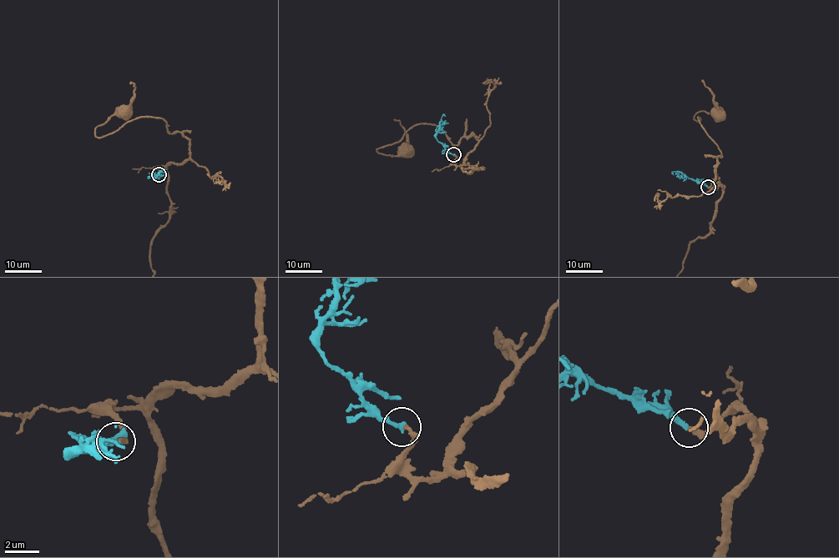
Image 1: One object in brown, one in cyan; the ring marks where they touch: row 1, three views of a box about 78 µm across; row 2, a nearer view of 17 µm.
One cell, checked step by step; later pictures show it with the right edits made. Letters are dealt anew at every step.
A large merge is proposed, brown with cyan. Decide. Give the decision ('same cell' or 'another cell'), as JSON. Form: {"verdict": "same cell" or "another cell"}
{"verdict": "same cell"}

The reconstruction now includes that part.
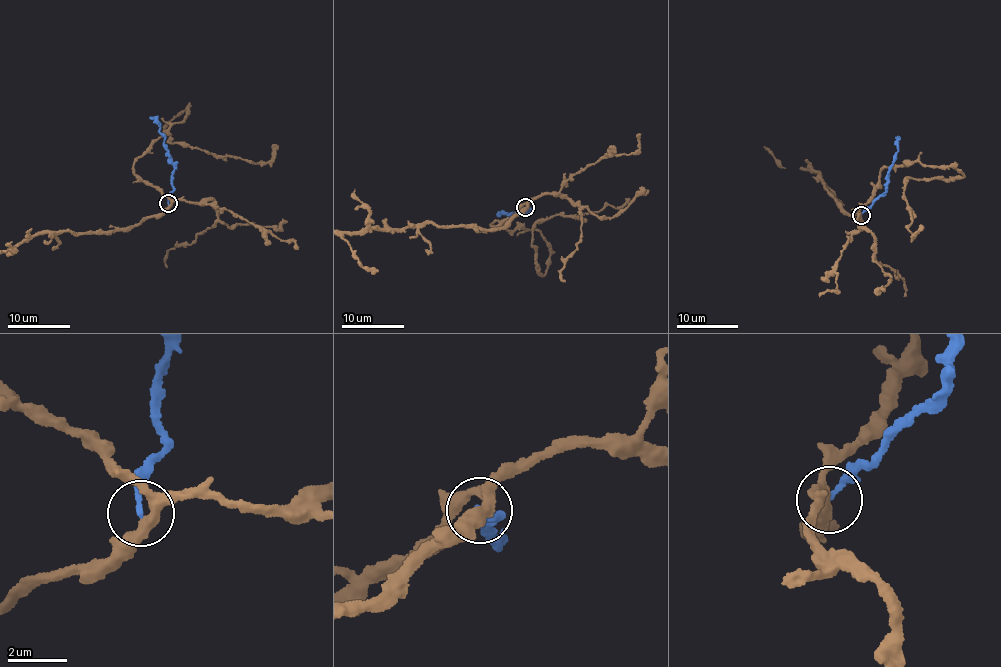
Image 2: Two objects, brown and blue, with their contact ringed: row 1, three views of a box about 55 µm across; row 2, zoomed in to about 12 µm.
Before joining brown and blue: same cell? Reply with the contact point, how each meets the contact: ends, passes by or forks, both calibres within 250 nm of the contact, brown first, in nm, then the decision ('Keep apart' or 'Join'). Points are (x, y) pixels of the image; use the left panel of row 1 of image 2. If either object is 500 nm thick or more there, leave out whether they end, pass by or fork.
Place: (168, 203). At the ring brown passes by. At the ring blue ends. Thickness 400 nm (brown) against 200 nm. Keep apart

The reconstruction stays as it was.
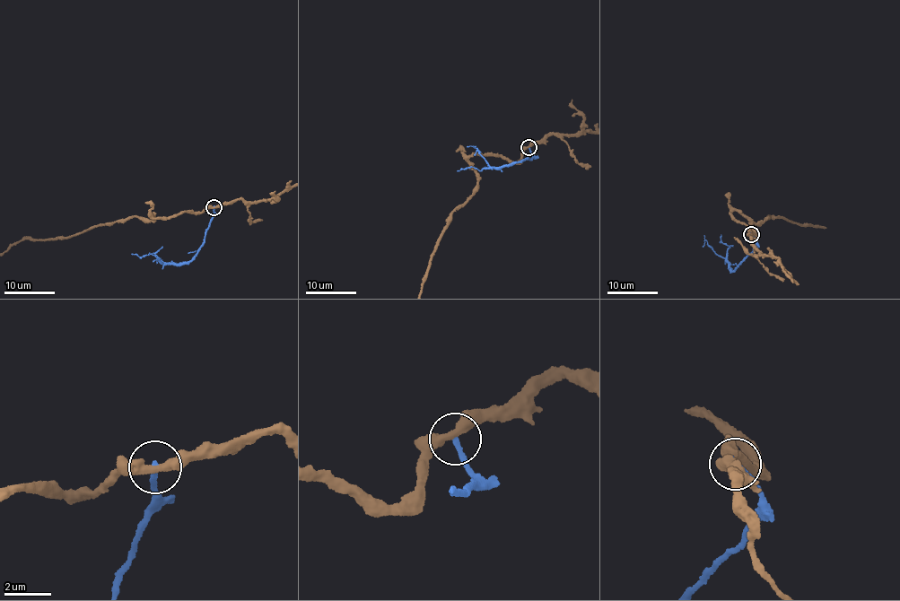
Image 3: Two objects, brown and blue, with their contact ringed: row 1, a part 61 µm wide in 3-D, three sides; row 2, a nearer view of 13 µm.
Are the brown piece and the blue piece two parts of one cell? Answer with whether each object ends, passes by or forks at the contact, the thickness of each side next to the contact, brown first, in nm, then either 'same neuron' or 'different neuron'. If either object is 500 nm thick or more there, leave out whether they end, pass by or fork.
brown passes by; blue ends; calibres 400 and 240 nm; different neuron

